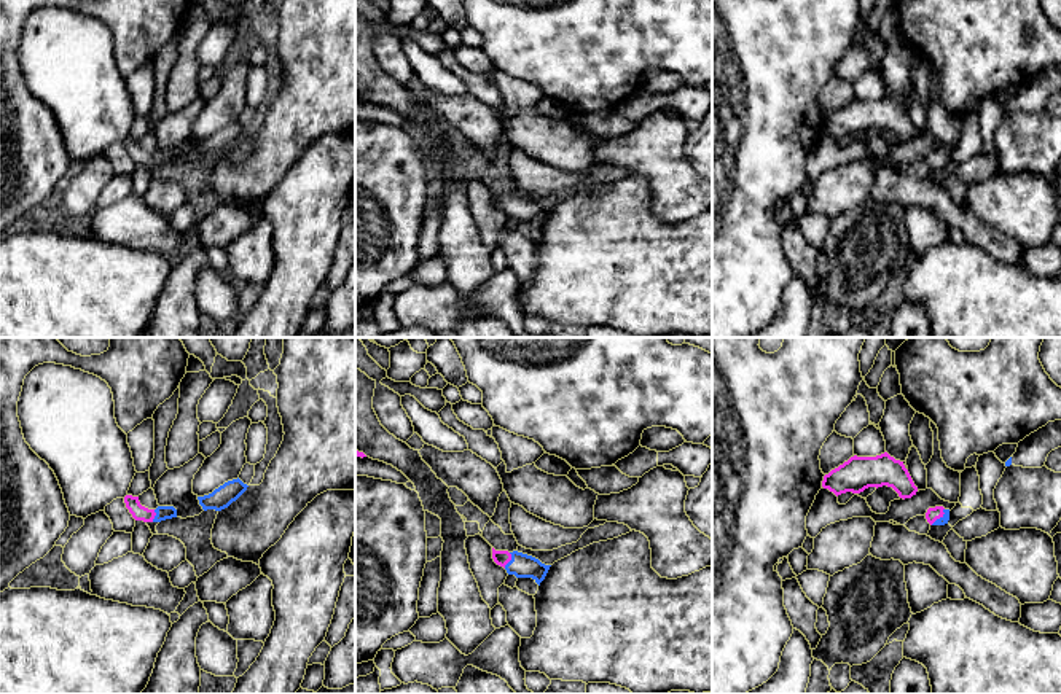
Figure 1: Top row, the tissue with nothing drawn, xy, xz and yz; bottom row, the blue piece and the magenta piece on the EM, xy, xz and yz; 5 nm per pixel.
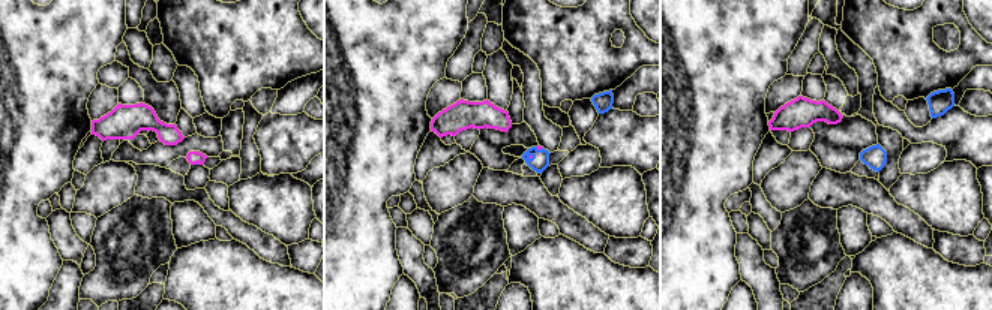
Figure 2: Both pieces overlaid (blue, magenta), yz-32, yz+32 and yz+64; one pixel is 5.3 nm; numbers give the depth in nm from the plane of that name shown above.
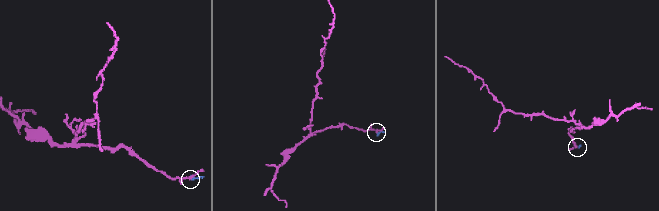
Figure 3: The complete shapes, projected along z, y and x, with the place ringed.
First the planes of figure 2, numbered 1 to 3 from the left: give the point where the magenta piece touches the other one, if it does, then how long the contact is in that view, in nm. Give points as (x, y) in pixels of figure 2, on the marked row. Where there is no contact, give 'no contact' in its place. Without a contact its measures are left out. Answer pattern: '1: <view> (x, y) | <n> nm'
1: no contact
2: yz+32 (539, 150) | 40 nm
3: no contact

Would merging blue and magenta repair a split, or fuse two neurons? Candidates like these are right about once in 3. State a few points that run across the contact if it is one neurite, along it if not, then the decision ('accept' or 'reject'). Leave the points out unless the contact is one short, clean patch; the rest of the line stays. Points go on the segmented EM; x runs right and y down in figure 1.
xz (521, 565), (510, 561), (501, 557) | accept

